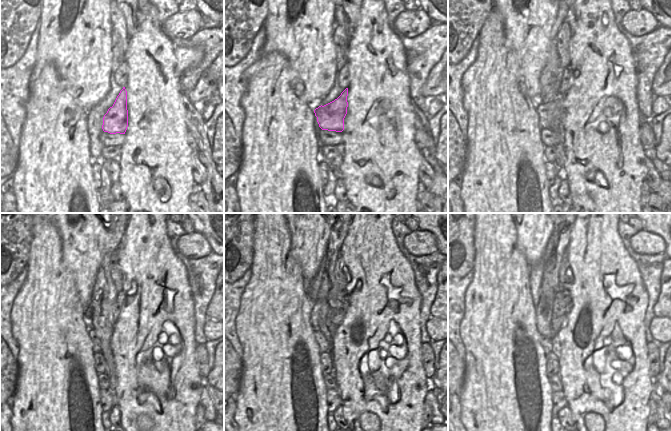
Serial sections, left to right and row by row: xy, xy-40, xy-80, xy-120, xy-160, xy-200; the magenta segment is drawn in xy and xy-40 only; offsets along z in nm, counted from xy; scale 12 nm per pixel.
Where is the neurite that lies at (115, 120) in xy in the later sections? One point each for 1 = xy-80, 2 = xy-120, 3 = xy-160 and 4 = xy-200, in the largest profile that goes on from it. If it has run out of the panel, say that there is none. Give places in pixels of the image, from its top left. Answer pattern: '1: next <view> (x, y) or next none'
1: next xy-80 (548, 111)
2: next xy-120 (96, 341)
3: next xy-160 (323, 343)
4: next xy-200 (546, 343)

